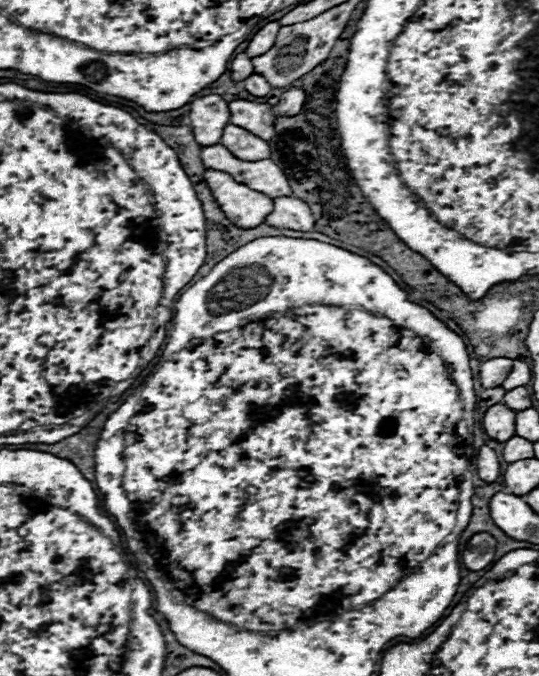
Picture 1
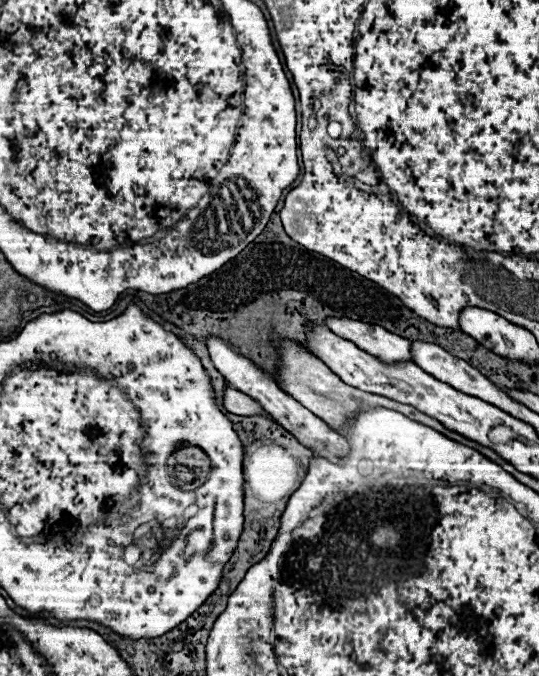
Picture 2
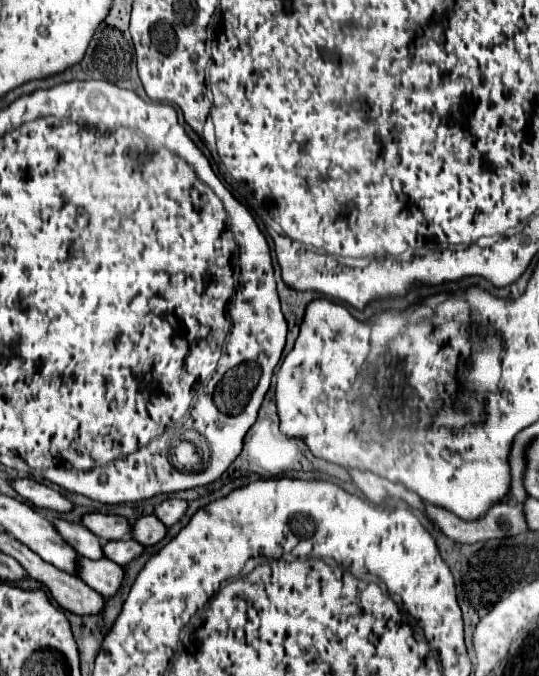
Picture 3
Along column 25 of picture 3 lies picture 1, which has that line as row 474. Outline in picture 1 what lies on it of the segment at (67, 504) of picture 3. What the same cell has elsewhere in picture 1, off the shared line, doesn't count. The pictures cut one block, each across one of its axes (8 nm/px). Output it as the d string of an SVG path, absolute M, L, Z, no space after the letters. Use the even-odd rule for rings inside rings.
M482 446L476 454L476 470L480 474L480 478L484 482L494 482L500 474L500 464L498 464L498 456L490 446Z

